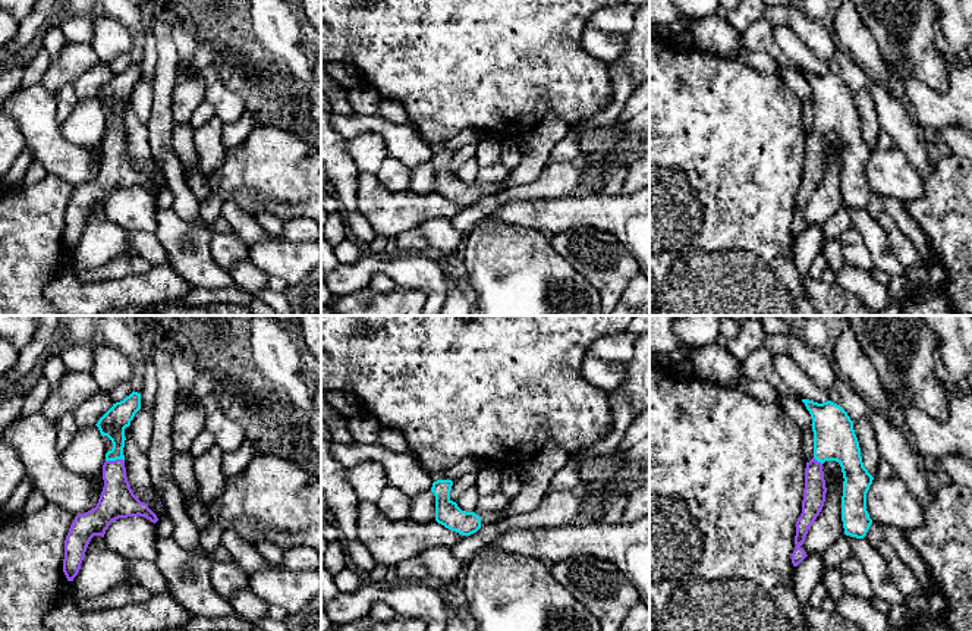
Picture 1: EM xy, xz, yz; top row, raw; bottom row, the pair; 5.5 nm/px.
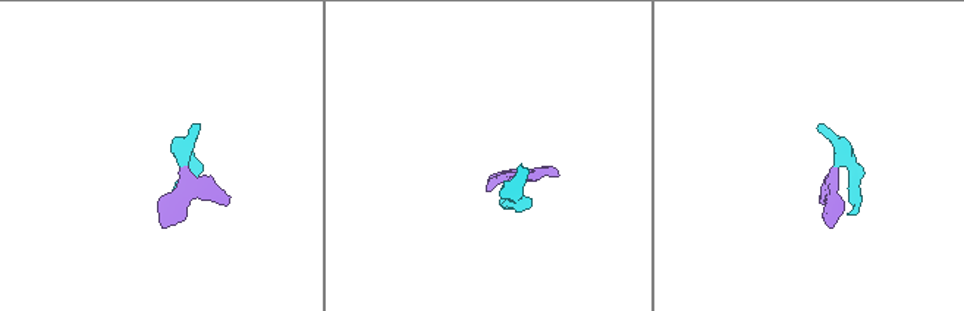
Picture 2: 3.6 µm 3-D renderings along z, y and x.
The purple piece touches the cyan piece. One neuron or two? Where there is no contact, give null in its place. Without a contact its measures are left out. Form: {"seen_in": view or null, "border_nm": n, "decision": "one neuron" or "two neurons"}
{"seen_in": "xy", "border_nm": 100, "decision": "one neuron"}

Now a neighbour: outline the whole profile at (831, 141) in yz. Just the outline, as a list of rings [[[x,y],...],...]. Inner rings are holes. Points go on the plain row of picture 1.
[[[825,132],[822,135],[822,145],[824,145],[824,151],[825,151],[825,158],[828,158],[831,154],[843,150],[842,138],[836,132]]]

